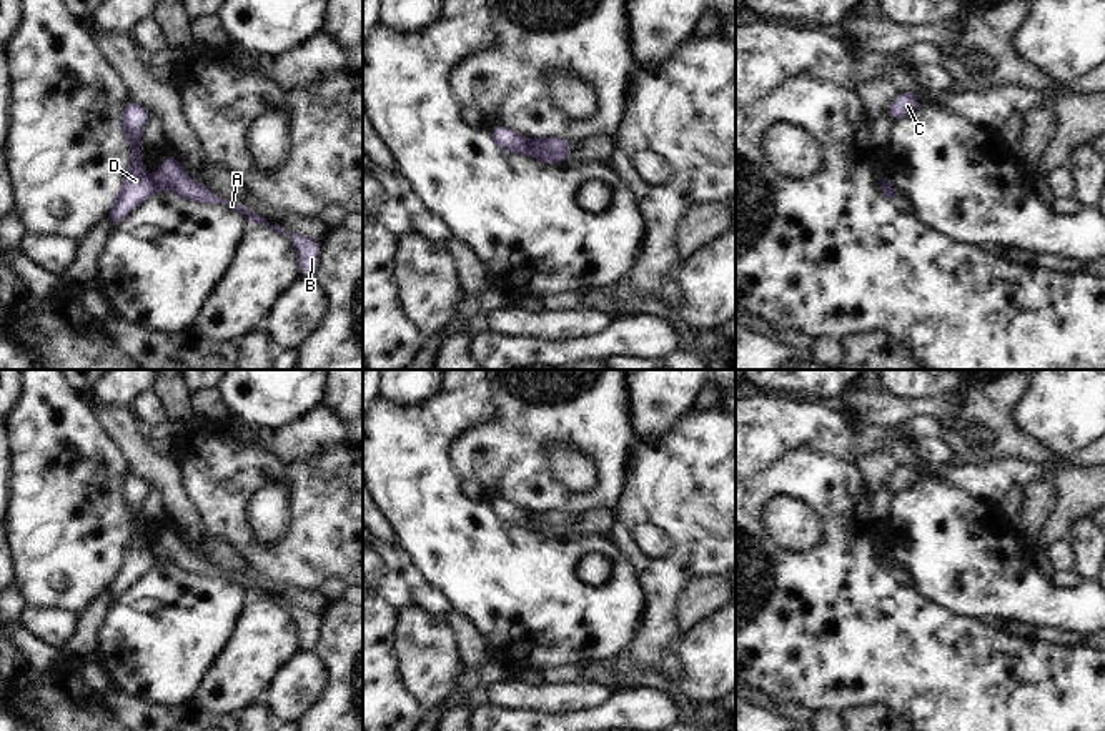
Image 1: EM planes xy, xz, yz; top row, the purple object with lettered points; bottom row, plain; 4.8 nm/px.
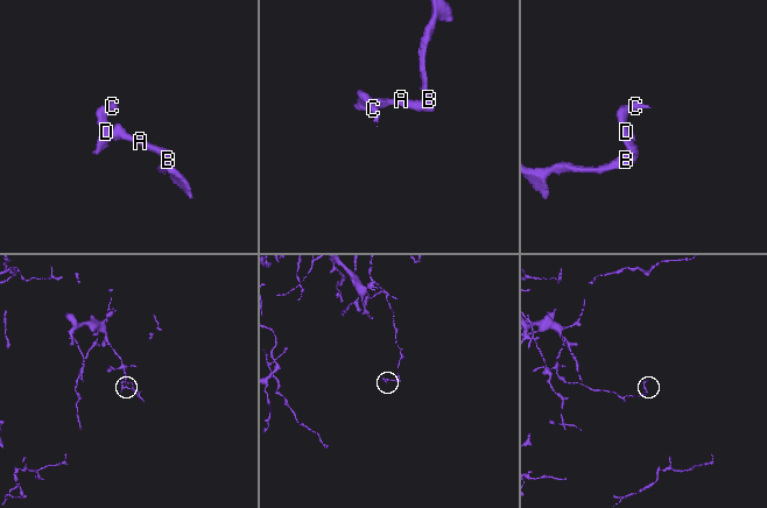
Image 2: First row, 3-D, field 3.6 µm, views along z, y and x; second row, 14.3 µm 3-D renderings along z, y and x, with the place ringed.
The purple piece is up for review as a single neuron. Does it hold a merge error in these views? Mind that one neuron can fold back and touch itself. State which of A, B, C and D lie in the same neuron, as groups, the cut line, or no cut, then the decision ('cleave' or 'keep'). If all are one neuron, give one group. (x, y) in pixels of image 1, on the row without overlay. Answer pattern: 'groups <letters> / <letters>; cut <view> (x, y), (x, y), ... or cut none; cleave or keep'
groups A B / C D; cut xy (150, 551), (157, 563); cleave

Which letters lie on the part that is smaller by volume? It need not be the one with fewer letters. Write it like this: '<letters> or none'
C, D.

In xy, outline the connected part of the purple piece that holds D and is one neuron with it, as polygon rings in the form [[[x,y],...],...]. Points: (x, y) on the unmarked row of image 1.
[[[130,473],[123,480],[120,493],[121,503],[131,520],[131,536],[121,549],[118,569],[107,588],[111,599],[123,594],[140,576],[156,564],[151,551],[146,549],[140,526],[140,511],[146,495],[150,493],[148,483]]]

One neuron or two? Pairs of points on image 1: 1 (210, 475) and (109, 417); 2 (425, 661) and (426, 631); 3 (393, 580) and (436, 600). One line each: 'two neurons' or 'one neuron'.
1: two neurons
2: one neuron
3: one neuron

